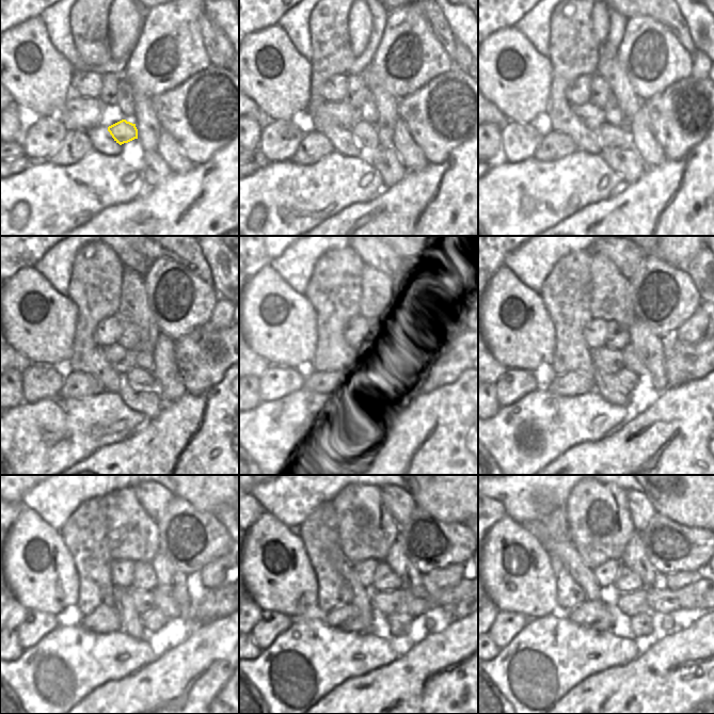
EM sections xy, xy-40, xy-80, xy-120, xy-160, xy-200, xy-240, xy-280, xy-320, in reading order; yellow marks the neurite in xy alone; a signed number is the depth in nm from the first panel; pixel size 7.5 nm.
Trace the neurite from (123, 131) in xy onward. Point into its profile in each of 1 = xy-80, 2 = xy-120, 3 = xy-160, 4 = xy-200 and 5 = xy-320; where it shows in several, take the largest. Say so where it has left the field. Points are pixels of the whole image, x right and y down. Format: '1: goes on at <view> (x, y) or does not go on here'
1: goes on at xy-80 (609, 136)
2: goes on at xy-120 (137, 376)
3: goes on at xy-160 (389, 379)
4: goes on at xy-200 (628, 378)
5: goes on at xy-320 (640, 624)

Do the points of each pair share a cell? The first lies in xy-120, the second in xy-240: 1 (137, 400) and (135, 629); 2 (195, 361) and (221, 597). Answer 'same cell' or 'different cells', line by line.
1: same cell
2: same cell

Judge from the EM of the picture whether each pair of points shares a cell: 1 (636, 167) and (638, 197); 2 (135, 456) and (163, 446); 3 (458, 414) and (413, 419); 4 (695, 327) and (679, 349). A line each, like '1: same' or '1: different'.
1: different
2: same
3: same
4: different

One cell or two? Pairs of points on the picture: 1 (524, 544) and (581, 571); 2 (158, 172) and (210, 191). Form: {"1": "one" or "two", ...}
{"1": "two", "2": "two"}

